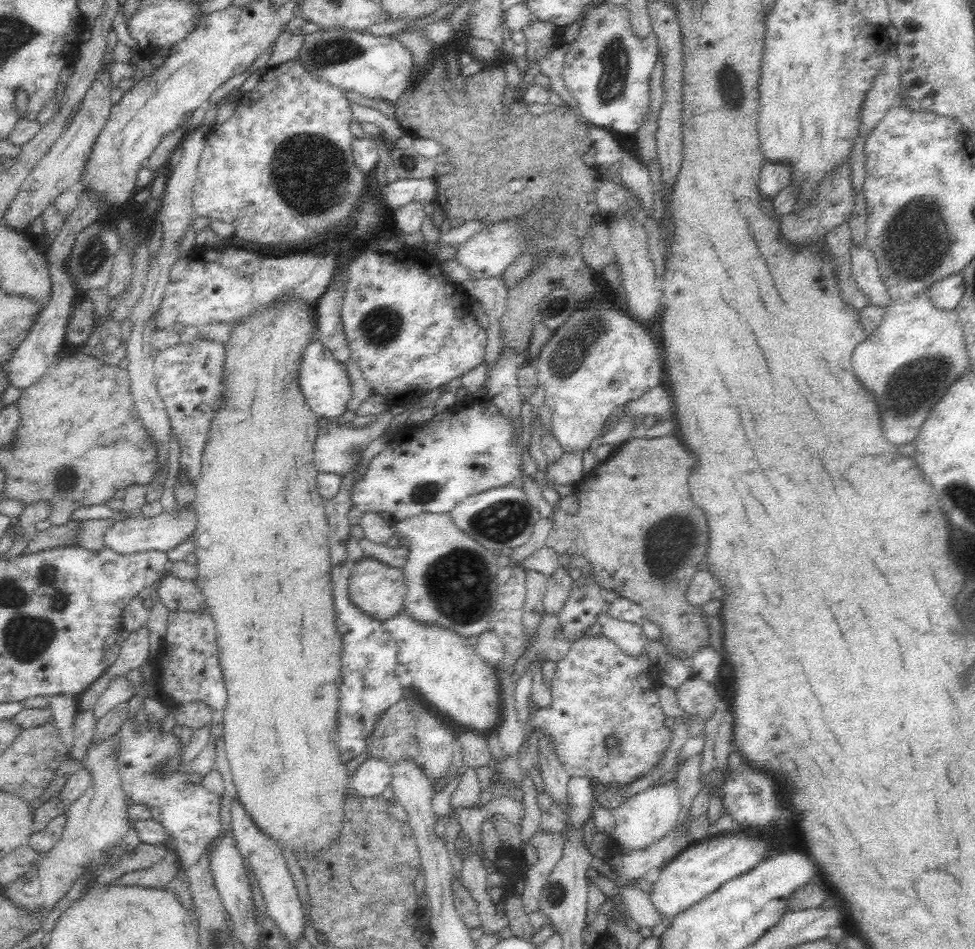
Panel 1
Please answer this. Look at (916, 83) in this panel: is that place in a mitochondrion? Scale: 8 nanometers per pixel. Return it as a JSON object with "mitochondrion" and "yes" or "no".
{"mitochondrion":"no"}

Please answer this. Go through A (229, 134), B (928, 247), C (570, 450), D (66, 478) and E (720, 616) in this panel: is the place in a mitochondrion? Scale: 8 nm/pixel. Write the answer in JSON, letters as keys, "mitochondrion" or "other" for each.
{"A":"other","B":"mitochondrion","C":"other","D":"mitochondrion","E":"other"}

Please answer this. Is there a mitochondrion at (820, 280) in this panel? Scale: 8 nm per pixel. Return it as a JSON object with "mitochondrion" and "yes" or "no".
{"mitochondrion":"no"}

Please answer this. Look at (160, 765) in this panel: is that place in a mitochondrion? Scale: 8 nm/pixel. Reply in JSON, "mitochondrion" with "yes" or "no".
{"mitochondrion":"yes"}

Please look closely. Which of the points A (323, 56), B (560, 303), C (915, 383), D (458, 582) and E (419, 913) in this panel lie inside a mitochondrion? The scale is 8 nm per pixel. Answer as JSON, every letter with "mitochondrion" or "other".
{"A":"mitochondrion","B":"mitochondrion","C":"mitochondrion","D":"mitochondrion","E":"other"}

